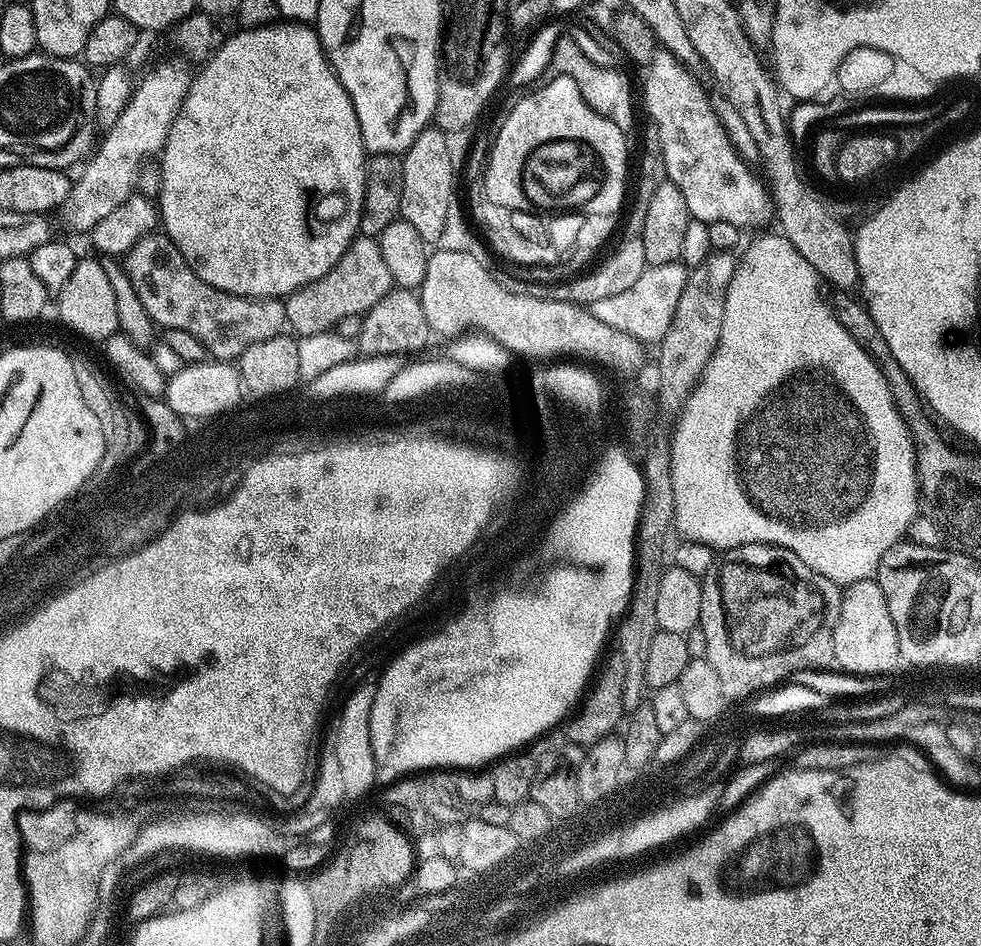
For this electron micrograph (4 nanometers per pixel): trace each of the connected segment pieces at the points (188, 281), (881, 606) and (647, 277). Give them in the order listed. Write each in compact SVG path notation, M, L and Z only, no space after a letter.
M153 230L141 237L123 257L122 267L130 278L130 283L134 286L134 291L138 294L142 306L146 306L146 314L150 314L152 321L161 329L187 330L189 334L194 334L194 338L202 342L205 353L213 361L235 361L248 346L254 346L254 342L266 342L266 338L274 338L285 331L283 299L235 296L202 282L202 278L194 274L186 258L182 258L174 242L170 237L165 236L163 231Z
M875 579L859 580L843 589L838 622L834 626L832 659L837 665L841 664L839 667L849 674L888 674L895 664L901 663L898 630L894 626L894 618L890 618L890 606L886 606L886 598Z
M677 262L666 266L645 268L642 278L630 286L630 290L622 290L622 294L614 294L611 298L602 298L590 306L590 311L608 326L630 334L645 346L659 345L660 339L670 330L670 322L678 310L679 299L688 281L689 269Z

